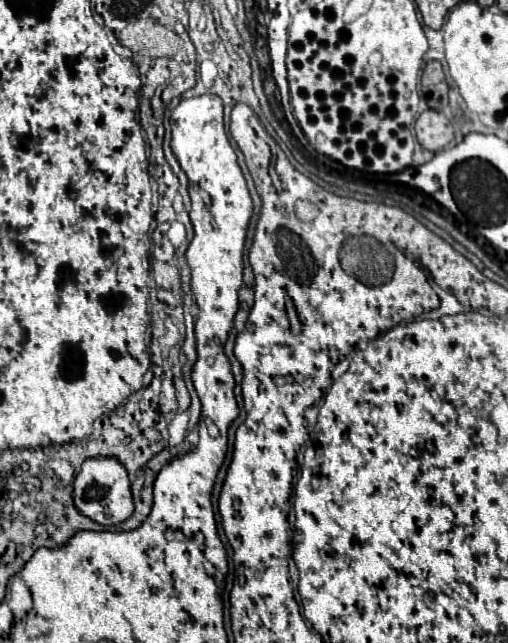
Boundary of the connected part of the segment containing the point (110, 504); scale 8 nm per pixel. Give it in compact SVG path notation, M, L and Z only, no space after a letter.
M89 458L73 482L73 504L77 512L101 526L115 526L133 514L129 476L115 458Z

